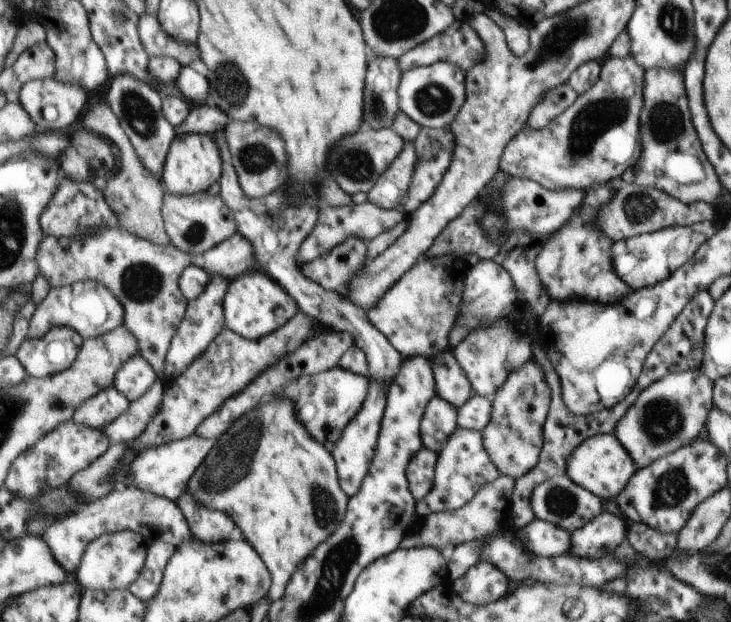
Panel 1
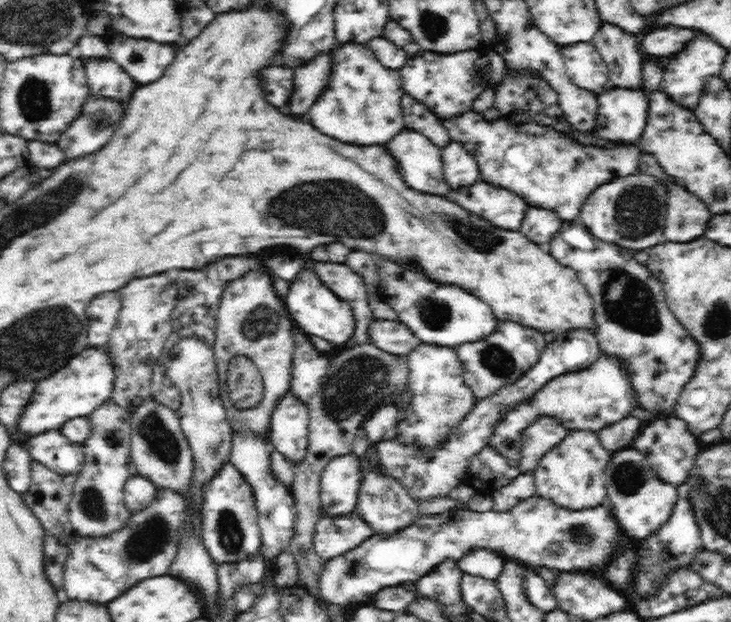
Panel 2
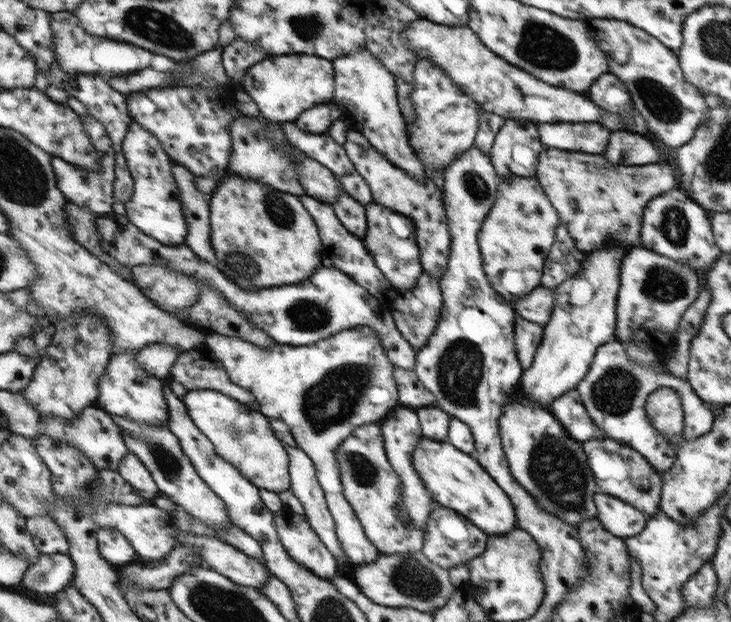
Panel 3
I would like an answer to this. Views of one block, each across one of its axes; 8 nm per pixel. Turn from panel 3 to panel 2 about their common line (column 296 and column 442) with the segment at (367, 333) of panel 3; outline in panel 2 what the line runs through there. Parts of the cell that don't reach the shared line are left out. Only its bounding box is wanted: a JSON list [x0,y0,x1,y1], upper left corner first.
[394,343,478,447]

